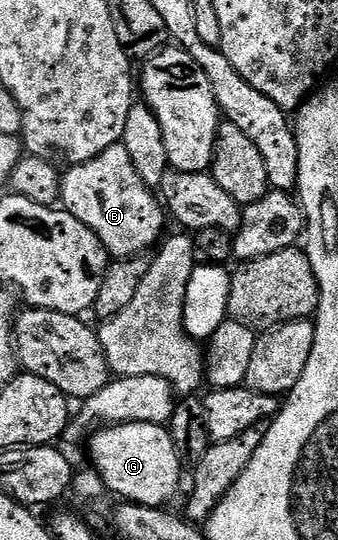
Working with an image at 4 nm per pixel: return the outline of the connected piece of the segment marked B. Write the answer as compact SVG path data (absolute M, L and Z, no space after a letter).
M122 142L114 143L105 149L105 153L68 166L66 170L61 175L62 206L77 217L77 221L93 229L108 256L130 259L133 255L150 252L164 238L165 208L156 192L137 177L133 157L129 157L129 149L125 149Z

